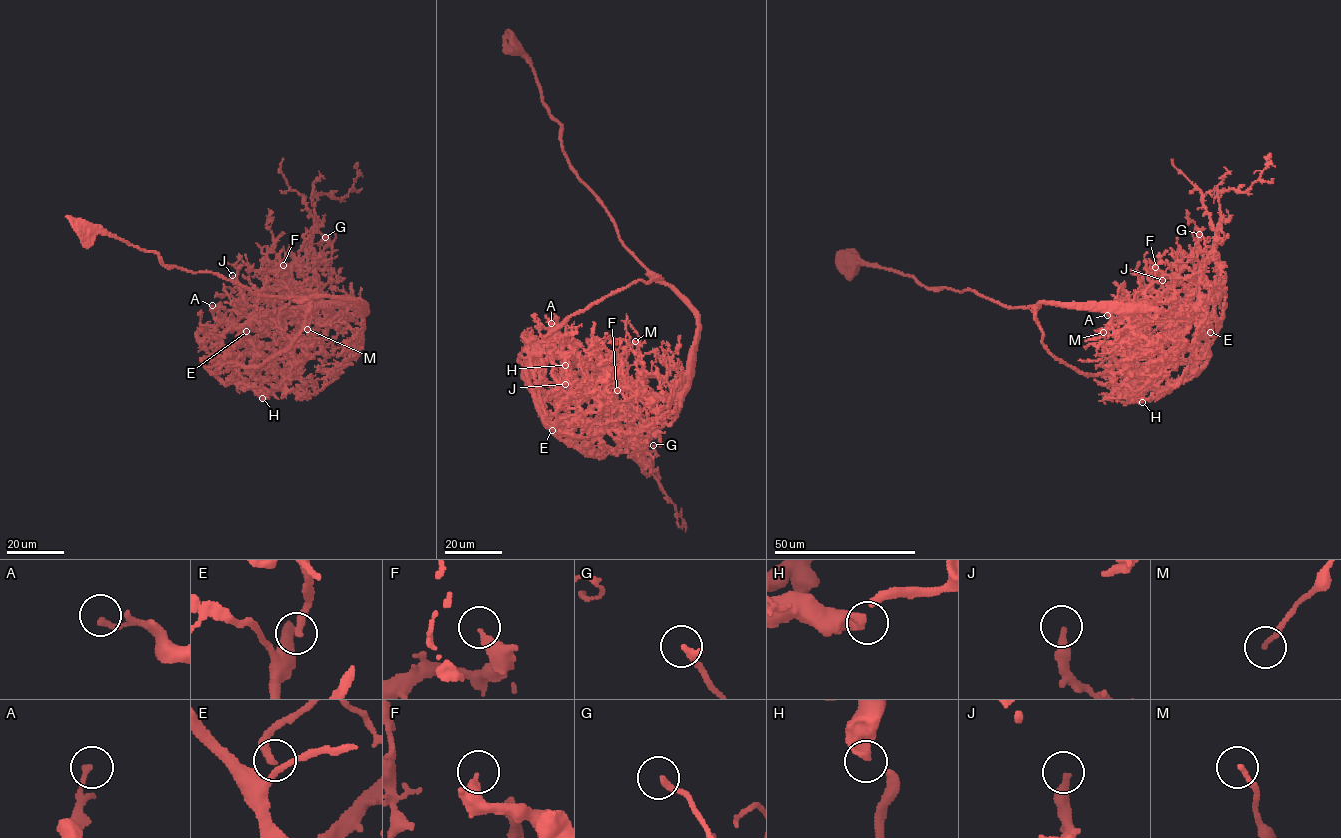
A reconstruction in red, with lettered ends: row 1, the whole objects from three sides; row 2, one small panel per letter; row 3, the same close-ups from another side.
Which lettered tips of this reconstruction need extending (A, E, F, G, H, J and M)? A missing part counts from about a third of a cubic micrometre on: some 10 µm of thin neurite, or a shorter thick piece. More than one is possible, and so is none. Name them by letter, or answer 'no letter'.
no letter

